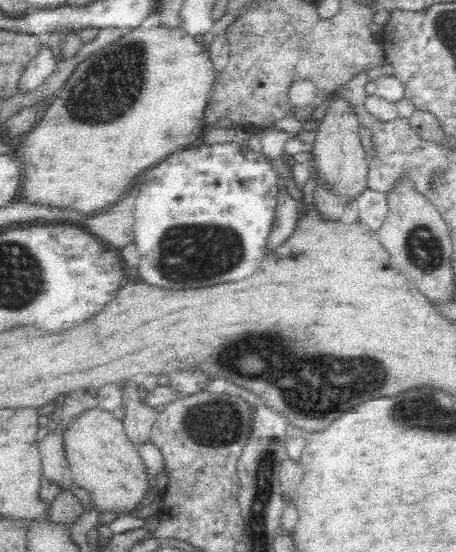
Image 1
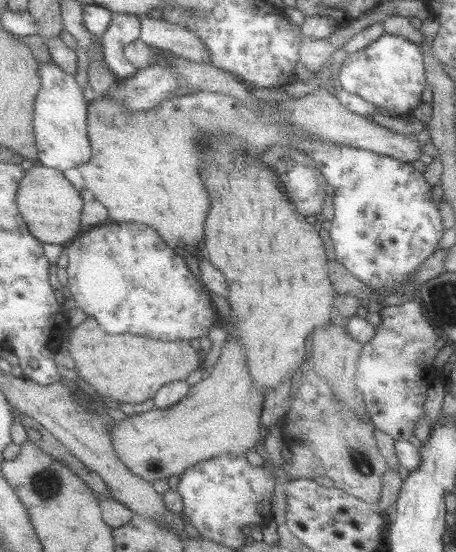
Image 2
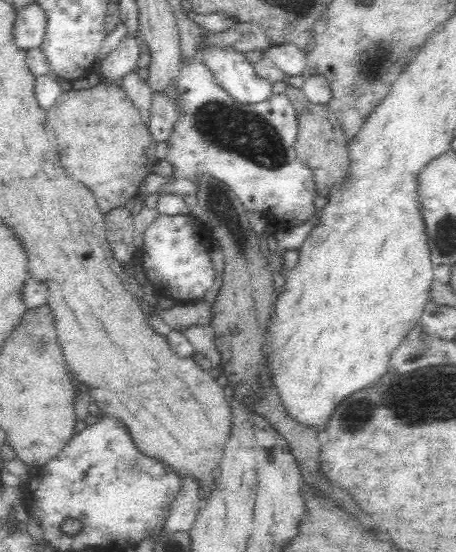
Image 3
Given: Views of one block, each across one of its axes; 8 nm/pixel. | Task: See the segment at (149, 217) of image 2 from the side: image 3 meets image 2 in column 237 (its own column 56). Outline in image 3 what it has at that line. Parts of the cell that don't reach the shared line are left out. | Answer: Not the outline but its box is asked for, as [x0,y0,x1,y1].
[46,81,159,215]

